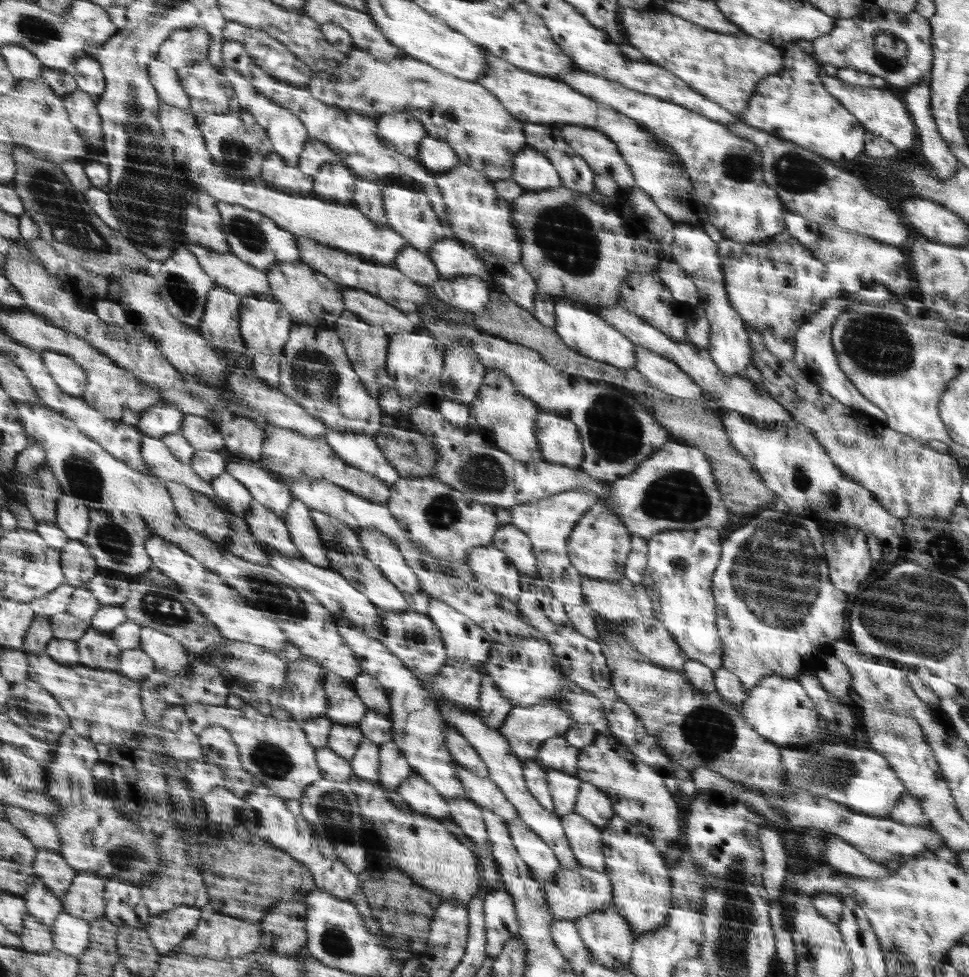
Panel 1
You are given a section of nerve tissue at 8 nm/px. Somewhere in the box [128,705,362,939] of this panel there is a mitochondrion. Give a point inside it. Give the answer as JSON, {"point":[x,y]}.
{"point":[334,809]}

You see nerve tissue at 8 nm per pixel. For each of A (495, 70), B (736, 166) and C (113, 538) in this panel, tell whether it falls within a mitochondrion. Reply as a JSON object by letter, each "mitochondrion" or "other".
{"A":"mitochondrion","B":"mitochondrion","C":"mitochondrion"}

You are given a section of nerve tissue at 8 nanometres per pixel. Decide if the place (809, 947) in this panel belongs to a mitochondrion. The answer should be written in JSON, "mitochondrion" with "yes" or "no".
{"mitochondrion":"yes"}

